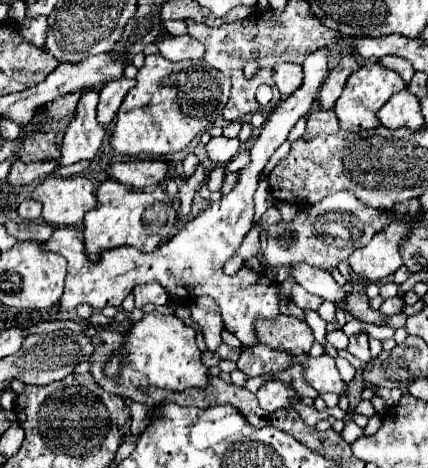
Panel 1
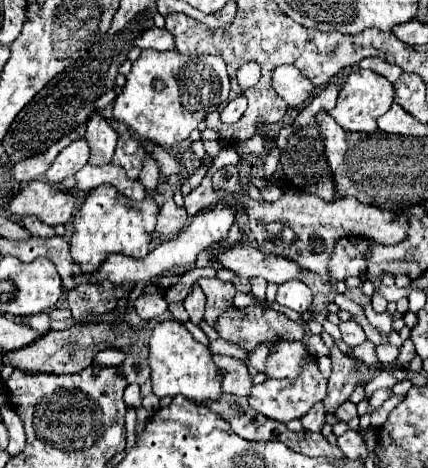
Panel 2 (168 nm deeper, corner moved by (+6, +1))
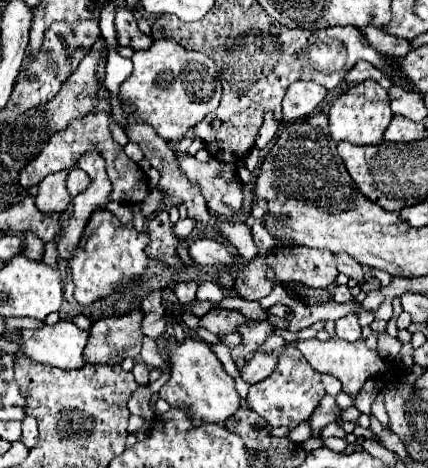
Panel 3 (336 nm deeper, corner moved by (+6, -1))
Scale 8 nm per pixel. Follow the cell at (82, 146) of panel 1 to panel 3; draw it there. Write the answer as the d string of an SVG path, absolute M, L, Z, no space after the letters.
M67 170L49 174L47 178L43 178L43 182L39 184L39 192L35 196L35 206L41 212L59 214L67 208L67 204L71 202L71 196L67 194L67 188L65 188L65 176L67 176Z

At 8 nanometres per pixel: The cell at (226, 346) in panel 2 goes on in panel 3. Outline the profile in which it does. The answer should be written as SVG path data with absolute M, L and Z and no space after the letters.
M273 334L257 352L267 352L267 354L271 354L271 352L275 352L275 350L279 350L281 346L285 346L285 340L283 340L283 336L279 336L279 334Z

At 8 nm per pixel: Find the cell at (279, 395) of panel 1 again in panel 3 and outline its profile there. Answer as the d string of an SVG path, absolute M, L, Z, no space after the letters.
M287 344L277 356L277 368L271 372L271 376L249 388L247 402L253 412L269 422L269 426L295 428L313 414L323 396L325 390L321 384L321 374L309 366L309 362L301 356L295 344Z

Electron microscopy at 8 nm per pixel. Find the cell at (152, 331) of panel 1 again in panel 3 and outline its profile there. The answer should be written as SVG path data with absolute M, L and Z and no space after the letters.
M165 338L165 352L169 354L171 362L171 380L161 388L159 394L171 408L185 410L191 416L193 426L201 426L203 422L225 424L235 416L239 408L235 380L223 370L209 344L197 338L185 338L183 344L177 344L175 338Z

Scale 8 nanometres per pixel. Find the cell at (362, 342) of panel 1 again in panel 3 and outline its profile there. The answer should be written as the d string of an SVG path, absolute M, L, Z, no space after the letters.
M347 314L343 318L339 318L335 322L335 334L343 340L359 340L361 338L361 326L359 326L359 320L357 320L357 314Z

